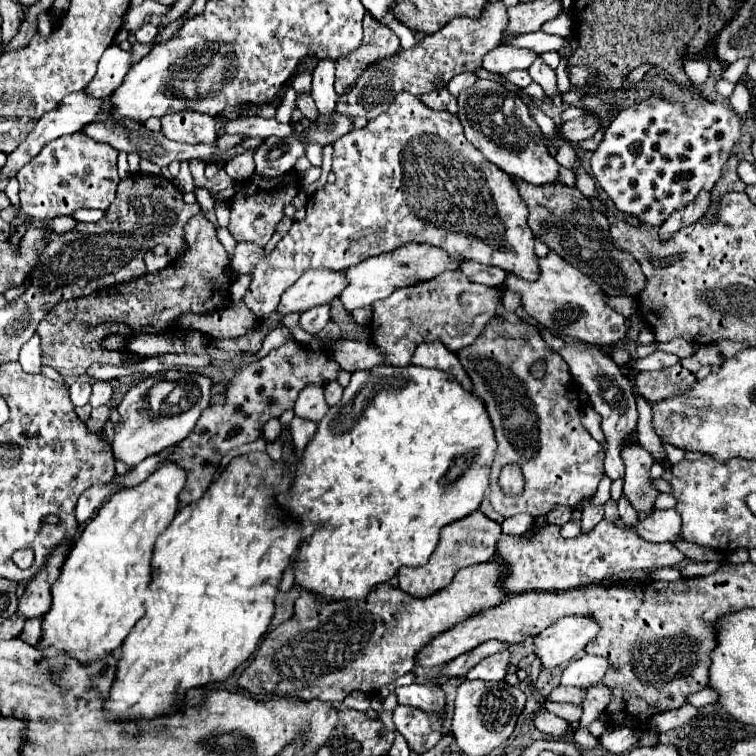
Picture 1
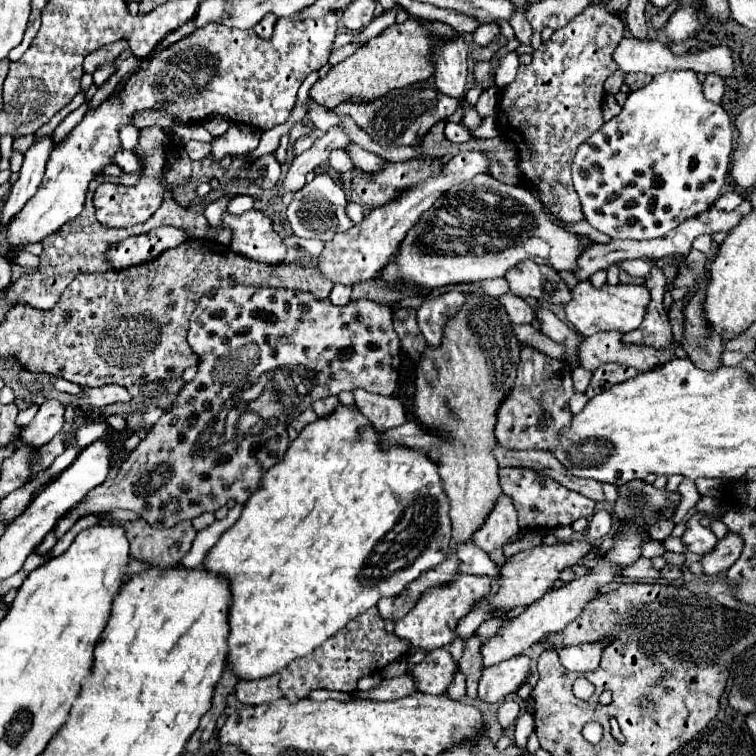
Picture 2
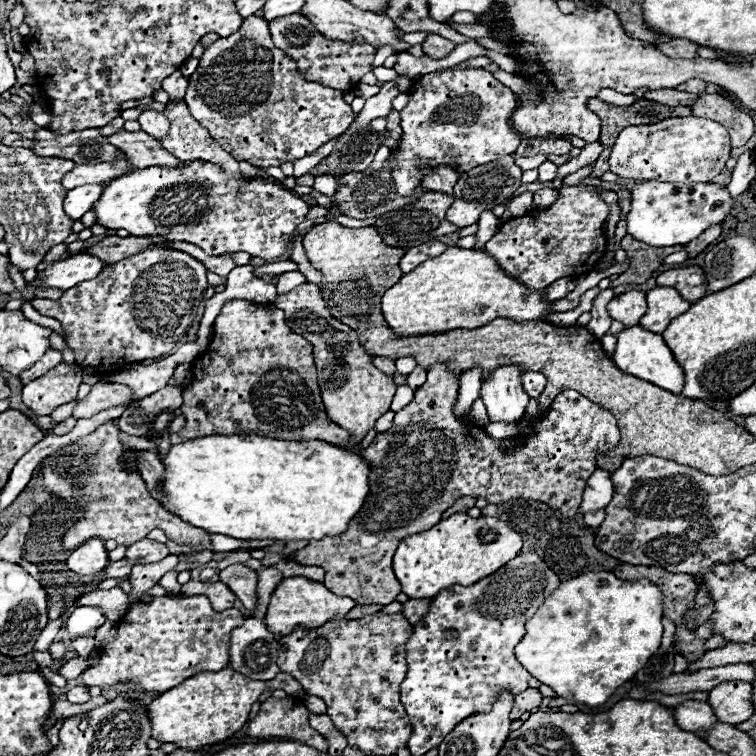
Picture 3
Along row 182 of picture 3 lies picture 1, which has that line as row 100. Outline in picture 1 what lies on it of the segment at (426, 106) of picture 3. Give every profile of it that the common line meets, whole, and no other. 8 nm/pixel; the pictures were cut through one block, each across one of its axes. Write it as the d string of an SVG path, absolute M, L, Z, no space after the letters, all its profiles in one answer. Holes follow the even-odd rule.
M402 92L402 94L396 96L396 100L392 102L392 106L390 106L390 110L386 114L380 114L378 118L368 120L368 124L364 128L360 128L360 130L352 130L350 134L344 134L332 146L334 146L332 172L336 174L336 182L334 184L326 184L322 190L318 190L314 194L314 198L308 200L308 204L306 204L306 218L292 224L292 228L282 236L282 240L276 244L272 254L268 254L264 258L264 250L260 246L254 246L254 244L248 244L248 242L238 242L236 248L234 248L232 270L236 270L238 274L252 274L252 282L250 282L248 292L244 296L244 304L254 312L254 316L258 320L268 320L272 316L274 306L278 306L278 298L282 296L282 292L286 292L286 288L290 288L306 270L320 268L320 266L330 268L330 270L346 270L346 268L350 268L354 264L360 264L362 260L366 260L370 256L378 256L382 252L392 252L392 250L400 248L406 242L426 242L426 244L432 244L432 246L438 246L438 248L446 250L452 256L462 256L466 260L476 260L480 264L498 266L504 272L512 272L512 274L518 274L520 278L526 278L528 282L538 276L538 256L534 254L534 236L532 236L532 230L526 224L528 208L520 200L516 184L510 182L512 178L506 172L498 170L498 166L494 166L492 162L486 162L486 158L482 158L482 154L478 154L478 150L466 140L458 116L452 116L448 112L436 112L436 110L428 108L426 104L422 104L416 96L412 96L408 92Z

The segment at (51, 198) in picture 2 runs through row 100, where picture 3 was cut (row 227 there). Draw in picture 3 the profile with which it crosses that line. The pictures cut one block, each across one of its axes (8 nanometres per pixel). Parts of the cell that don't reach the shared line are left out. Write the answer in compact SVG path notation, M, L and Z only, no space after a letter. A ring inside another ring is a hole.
M192 160L184 168L168 170L168 168L152 166L124 174L112 180L98 198L98 204L94 204L96 224L104 228L112 228L112 230L124 228L132 236L160 234L168 240L184 240L200 246L206 254L212 256L220 256L226 252L248 252L252 258L256 256L264 260L274 260L286 252L296 226L306 220L310 208L312 206L308 206L304 200L294 196L292 190L286 190L280 184L274 184L264 178L250 178L250 180L230 178L216 164L202 160Z

